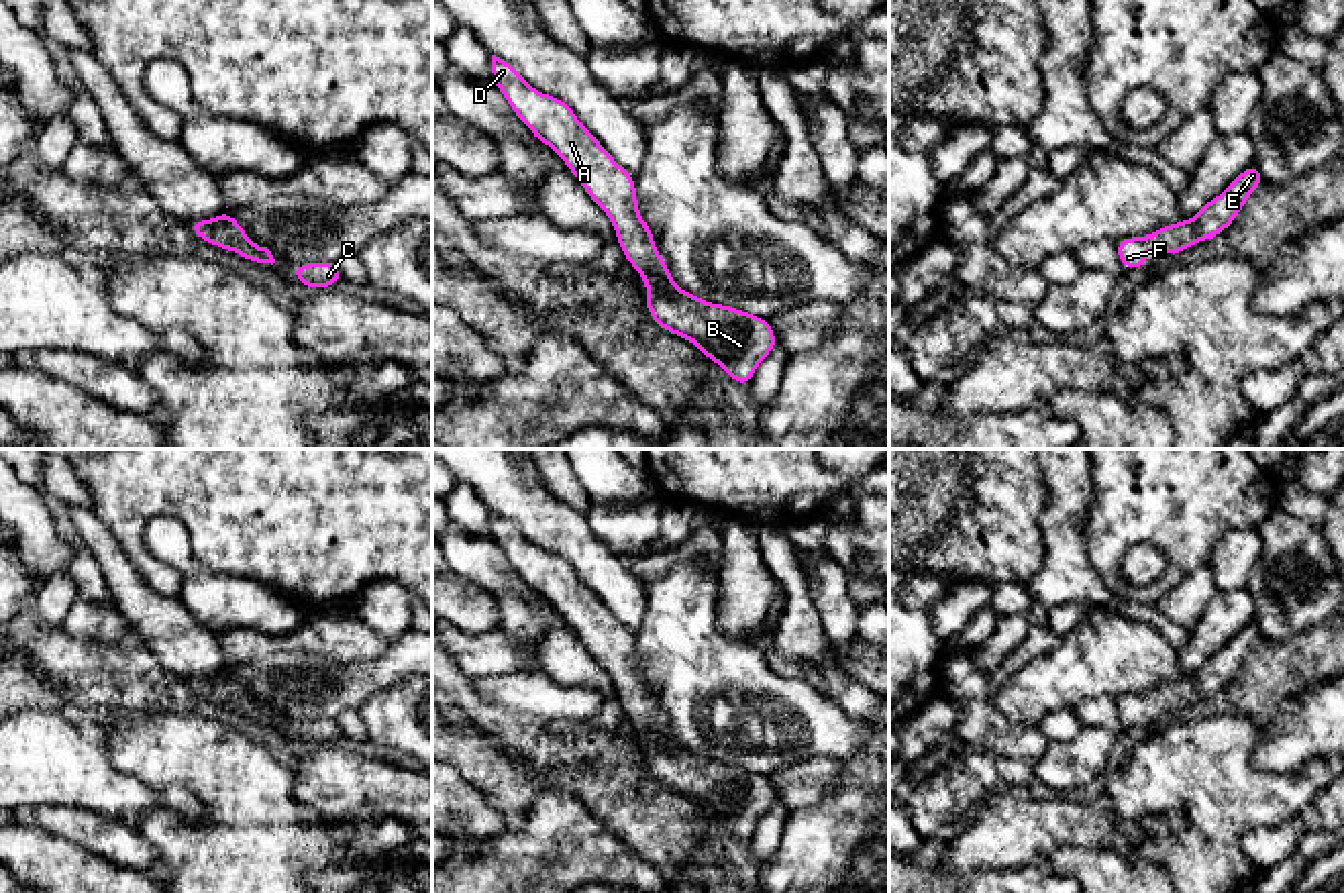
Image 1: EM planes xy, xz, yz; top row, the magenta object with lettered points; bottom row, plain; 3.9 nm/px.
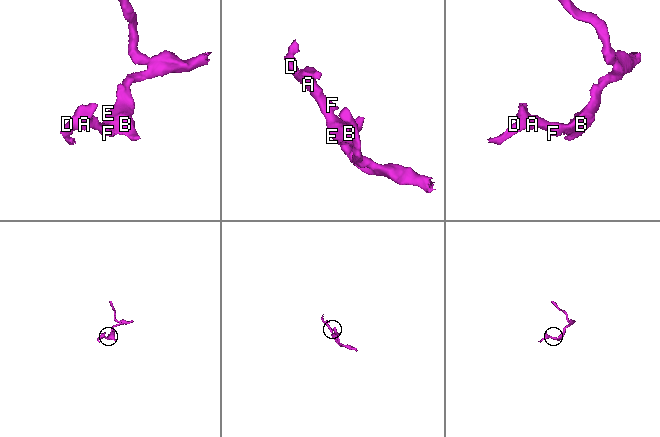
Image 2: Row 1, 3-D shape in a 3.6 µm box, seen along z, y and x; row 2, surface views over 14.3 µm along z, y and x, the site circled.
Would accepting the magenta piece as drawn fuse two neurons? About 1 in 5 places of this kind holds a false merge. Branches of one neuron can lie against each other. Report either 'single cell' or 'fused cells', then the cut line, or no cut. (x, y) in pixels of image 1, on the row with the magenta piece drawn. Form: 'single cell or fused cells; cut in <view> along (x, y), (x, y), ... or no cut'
single cell; no cut

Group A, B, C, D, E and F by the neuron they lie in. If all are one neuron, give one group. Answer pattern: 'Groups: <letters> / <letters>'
Groups: A B C D E F

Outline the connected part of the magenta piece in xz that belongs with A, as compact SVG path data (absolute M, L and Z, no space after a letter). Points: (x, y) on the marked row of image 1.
M492 55L492 82L530 133L549 145L606 212L628 263L647 285L644 308L663 330L693 343L738 385L748 385L757 365L775 349L767 318L683 292L659 255L653 230L640 216L636 181L577 120L571 106L534 90L520 71Z

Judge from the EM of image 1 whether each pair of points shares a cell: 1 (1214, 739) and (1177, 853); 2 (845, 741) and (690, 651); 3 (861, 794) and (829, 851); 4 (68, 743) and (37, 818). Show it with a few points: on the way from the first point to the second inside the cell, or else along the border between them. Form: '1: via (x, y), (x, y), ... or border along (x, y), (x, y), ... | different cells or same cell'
1: via (1214, 773), (1212, 843) | same cell
2: via (806, 714), (769, 688), (737, 686), (729, 679) | same cell
3: via (861, 808), (861, 818), (843, 836) | same cell
4: border along (21, 806), (80, 806), (88, 812) | different cells

